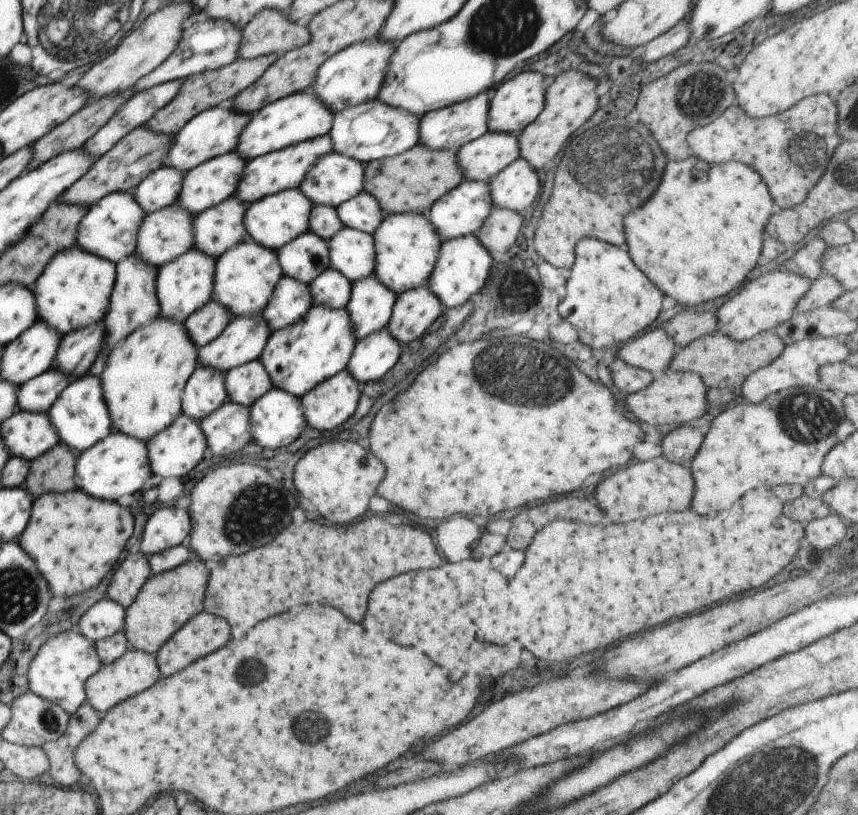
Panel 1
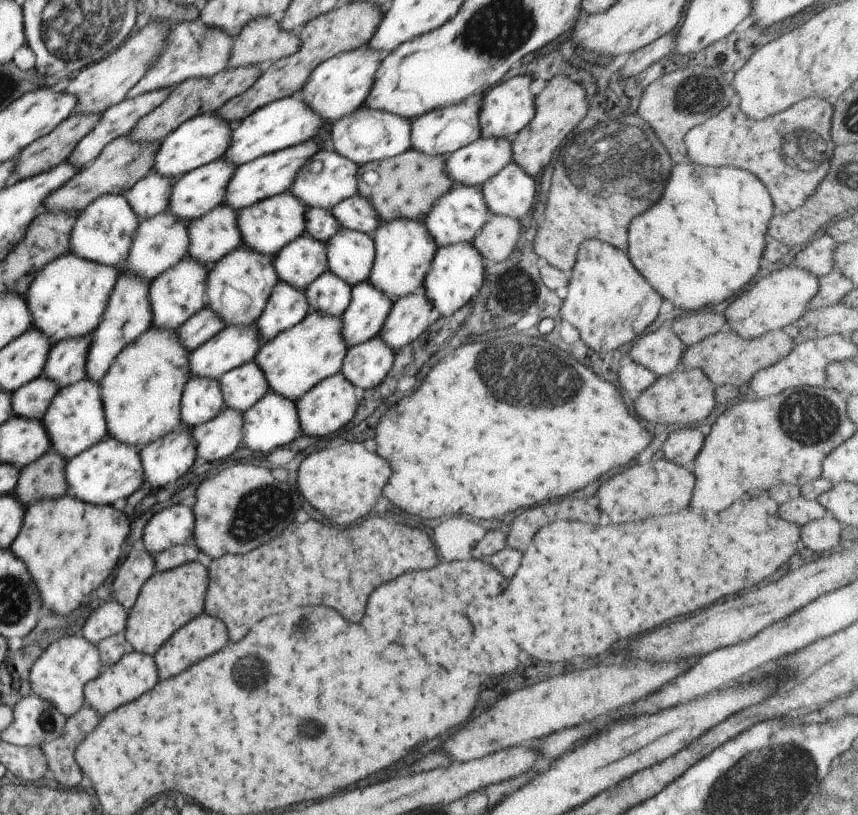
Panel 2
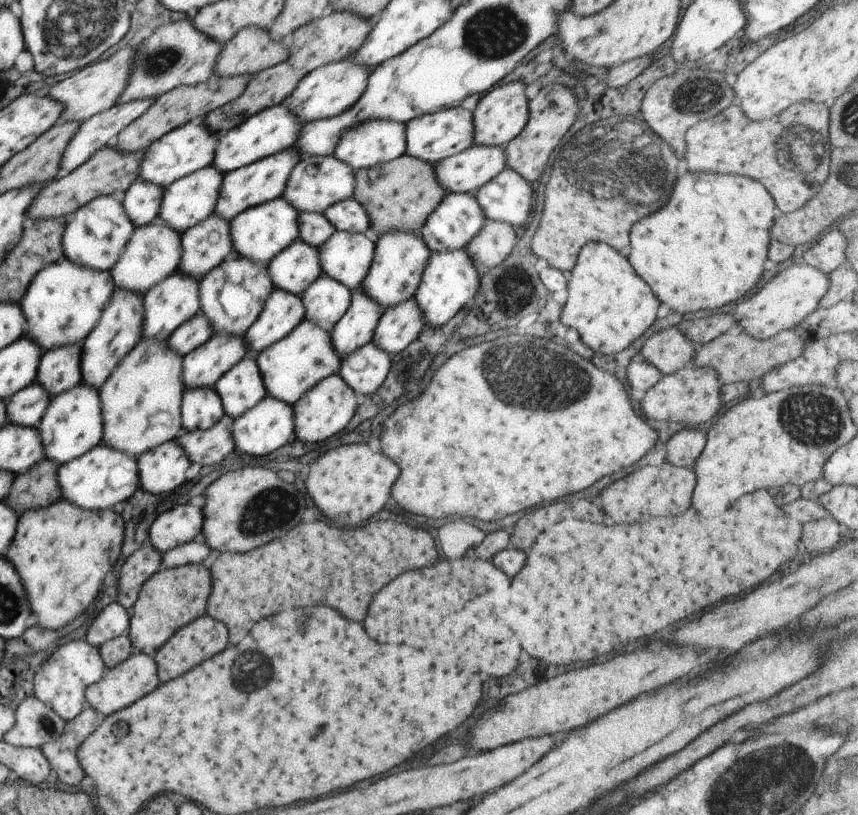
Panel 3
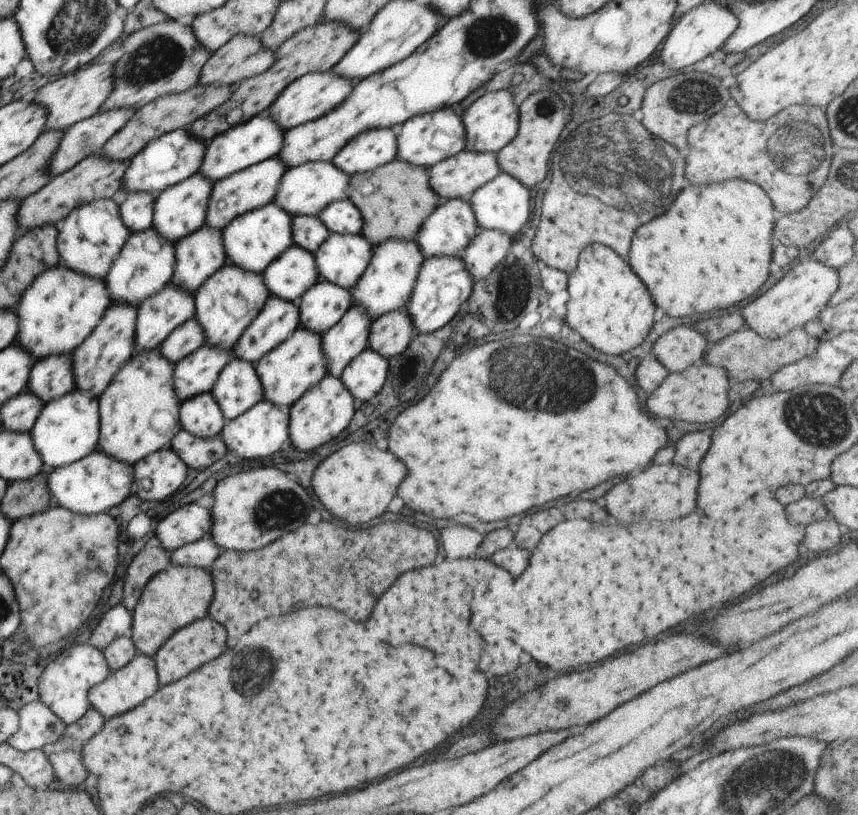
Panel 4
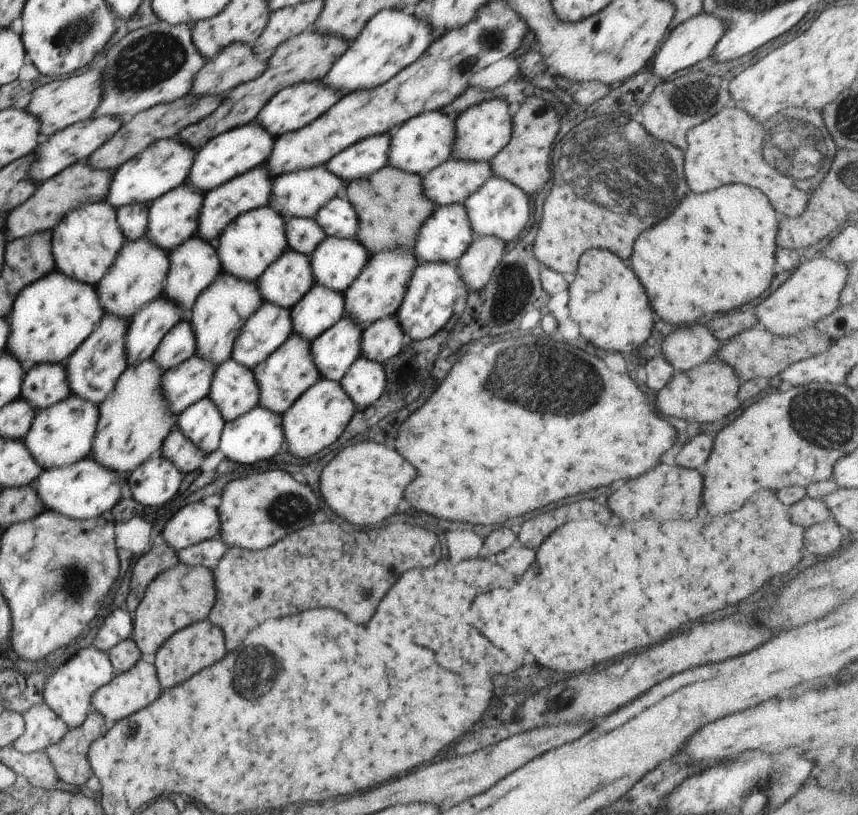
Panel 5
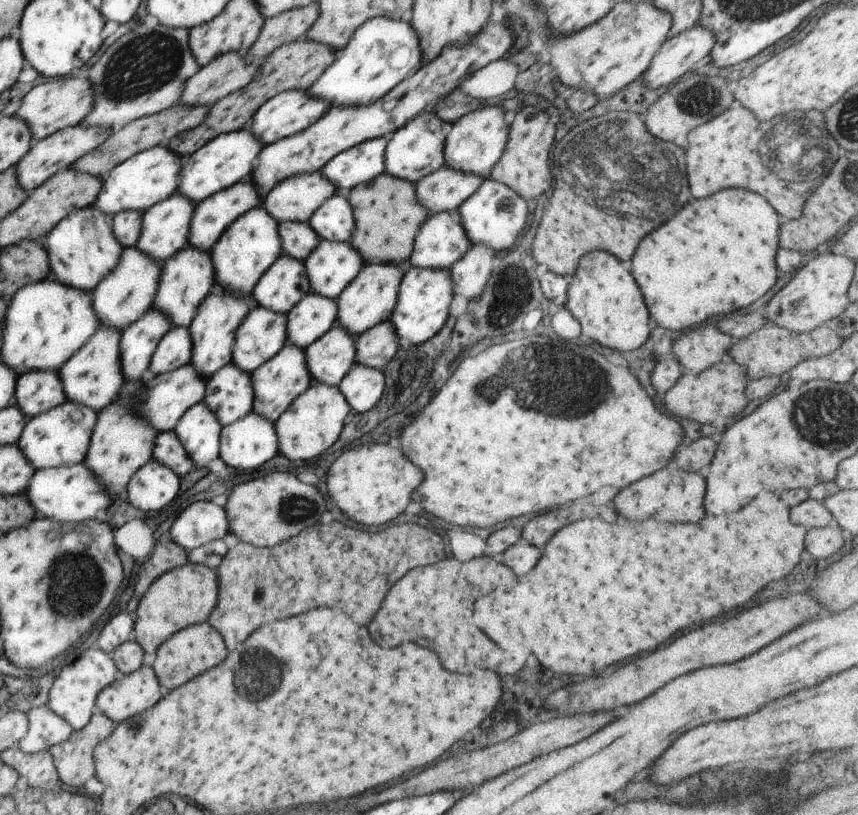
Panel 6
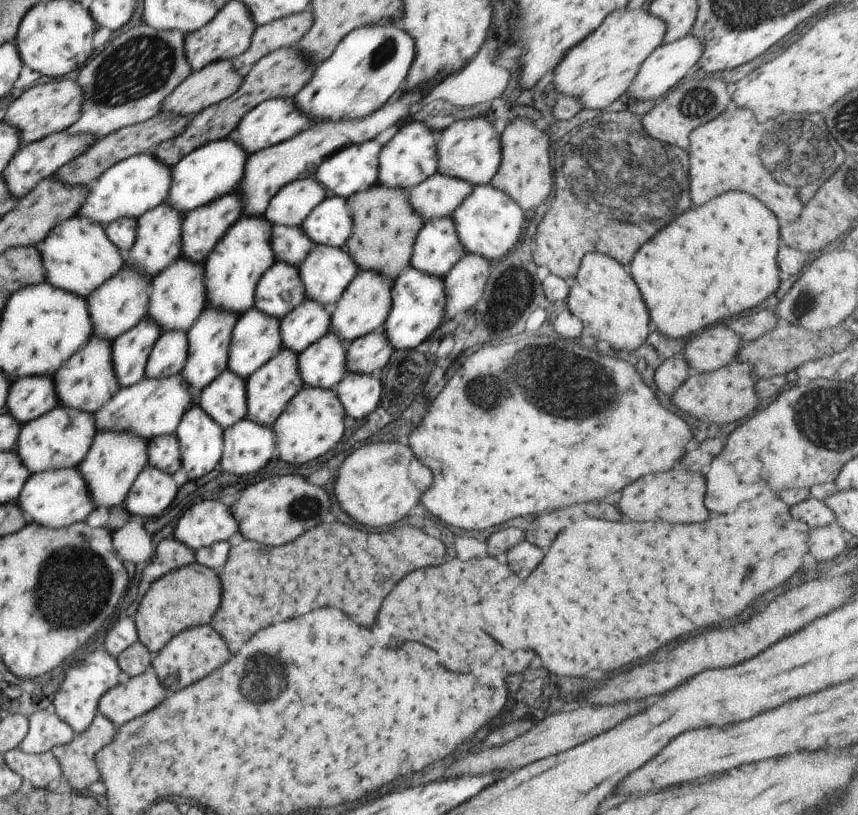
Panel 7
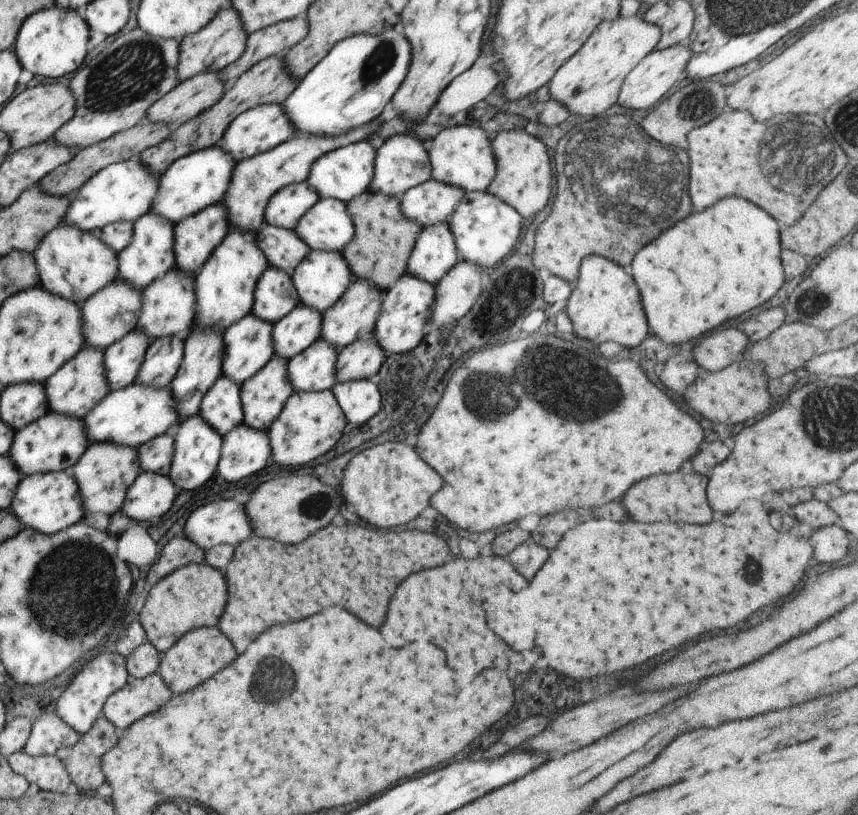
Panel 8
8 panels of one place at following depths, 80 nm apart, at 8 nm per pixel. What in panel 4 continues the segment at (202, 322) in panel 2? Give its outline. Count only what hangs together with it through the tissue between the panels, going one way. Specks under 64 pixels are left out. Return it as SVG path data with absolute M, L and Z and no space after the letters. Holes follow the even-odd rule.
M192 318L174 328L159 347L159 351L164 356L164 360L170 360L172 364L176 364L186 356L192 355L192 352L196 352L203 345L204 330L200 322Z

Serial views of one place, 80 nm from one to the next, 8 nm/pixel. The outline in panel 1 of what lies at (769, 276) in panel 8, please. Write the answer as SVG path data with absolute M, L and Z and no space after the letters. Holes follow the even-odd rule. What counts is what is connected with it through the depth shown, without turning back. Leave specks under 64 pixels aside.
M690 156L688 160L682 162L668 161L664 167L660 184L657 184L656 192L652 193L649 199L640 205L640 208L632 210L624 217L624 230L626 235L626 247L629 255L632 257L634 264L648 277L665 295L674 296L682 305L687 308L704 307L708 301L716 301L722 296L728 296L730 292L738 290L745 283L746 276L750 274L750 270L756 266L758 258L760 258L760 250L762 250L762 234L764 234L764 226L768 222L768 218L773 215L776 204L773 202L768 186L764 184L764 180L760 178L760 174L756 170L752 170L746 164L740 162L726 162L726 164L706 164L704 160L698 160L694 156Z

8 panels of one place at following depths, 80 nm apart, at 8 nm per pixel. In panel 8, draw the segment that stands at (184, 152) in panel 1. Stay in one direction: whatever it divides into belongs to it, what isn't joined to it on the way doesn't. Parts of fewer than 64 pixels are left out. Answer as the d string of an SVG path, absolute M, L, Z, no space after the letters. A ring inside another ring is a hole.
M140 158L128 159L106 166L86 181L72 194L64 225L81 231L100 232L107 224L128 221L135 222L152 208L159 191L160 177L154 176Z

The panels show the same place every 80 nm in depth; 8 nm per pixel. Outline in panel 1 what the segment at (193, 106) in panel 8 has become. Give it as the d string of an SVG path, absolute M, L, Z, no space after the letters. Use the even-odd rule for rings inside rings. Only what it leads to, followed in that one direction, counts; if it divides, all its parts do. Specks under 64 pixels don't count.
M265 8L243 28L239 57L253 59L276 53L278 56L304 46L311 38L308 22L292 22L287 12Z

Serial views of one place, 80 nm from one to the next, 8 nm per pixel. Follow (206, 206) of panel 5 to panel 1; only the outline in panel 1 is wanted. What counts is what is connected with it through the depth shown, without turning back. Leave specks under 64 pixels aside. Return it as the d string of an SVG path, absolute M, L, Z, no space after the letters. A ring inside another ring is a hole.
M325 134L312 140L291 144L282 150L257 156L246 163L243 175L238 181L237 192L234 195L242 199L245 204L250 204L263 199L266 195L299 187L307 172L311 170L318 160L332 152L334 150L331 136Z

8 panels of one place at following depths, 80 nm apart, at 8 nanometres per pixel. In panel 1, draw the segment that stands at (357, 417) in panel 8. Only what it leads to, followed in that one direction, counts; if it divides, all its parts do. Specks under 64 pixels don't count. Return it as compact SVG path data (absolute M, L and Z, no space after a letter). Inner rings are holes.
M387 328L358 339L346 370L358 382L376 382L396 366L401 343Z

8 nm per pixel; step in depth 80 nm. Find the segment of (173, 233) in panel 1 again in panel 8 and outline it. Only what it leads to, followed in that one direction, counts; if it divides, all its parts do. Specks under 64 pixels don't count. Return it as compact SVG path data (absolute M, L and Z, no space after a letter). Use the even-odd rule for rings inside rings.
M114 279L106 287L102 287L92 296L89 296L82 303L81 308L85 336L84 346L96 347L104 351L112 343L136 329L142 308L142 297L143 290L137 289L133 287L132 283L125 283L120 279Z

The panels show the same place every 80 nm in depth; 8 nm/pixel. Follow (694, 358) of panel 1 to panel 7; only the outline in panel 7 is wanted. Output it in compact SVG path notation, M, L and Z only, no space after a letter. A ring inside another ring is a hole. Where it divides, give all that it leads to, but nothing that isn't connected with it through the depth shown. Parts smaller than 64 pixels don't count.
M782 321L757 339L751 340L749 343L743 343L735 356L740 361L746 361L751 364L751 372L755 378L765 381L771 376L776 376L776 374L786 375L805 362L832 355L833 352L828 350L828 342L826 342L828 340L826 332L828 331L830 330L814 333Z

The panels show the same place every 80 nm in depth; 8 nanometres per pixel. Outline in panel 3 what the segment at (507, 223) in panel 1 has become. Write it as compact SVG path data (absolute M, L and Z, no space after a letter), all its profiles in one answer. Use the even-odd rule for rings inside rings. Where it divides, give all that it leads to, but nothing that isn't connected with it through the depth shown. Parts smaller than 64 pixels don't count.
M487 221L483 226L482 231L465 248L466 252L468 252L468 256L474 260L476 270L481 274L479 269L484 266L488 267L489 271L498 268L498 266L508 257L508 254L514 249L514 246L516 246L518 234L520 234L520 231L512 228L512 226L506 224L506 222Z

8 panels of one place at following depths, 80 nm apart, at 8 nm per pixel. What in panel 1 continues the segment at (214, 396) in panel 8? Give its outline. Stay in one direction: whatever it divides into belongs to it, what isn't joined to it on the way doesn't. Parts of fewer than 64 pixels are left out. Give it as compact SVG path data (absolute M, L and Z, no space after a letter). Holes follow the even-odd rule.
M260 360L230 369L225 374L226 399L250 408L273 387L270 375Z

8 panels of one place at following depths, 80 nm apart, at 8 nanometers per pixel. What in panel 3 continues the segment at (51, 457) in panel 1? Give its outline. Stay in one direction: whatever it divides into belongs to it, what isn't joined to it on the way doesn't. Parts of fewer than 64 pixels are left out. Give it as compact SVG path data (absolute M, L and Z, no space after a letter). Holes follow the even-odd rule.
M45 458L26 474L15 476L5 503L16 512L16 516L20 517L30 509L50 506L63 498L57 481L58 468L53 460Z

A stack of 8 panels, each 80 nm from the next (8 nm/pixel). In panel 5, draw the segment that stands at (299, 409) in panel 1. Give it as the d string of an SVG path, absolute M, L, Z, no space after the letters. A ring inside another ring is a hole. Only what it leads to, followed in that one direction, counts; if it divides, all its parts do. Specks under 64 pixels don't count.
M256 405L246 414L224 425L219 449L230 460L238 462L238 464L246 464L246 466L252 466L252 464L258 464L258 462L274 458L279 454L282 445L285 443L282 417L283 415L276 414L268 410L268 408Z

